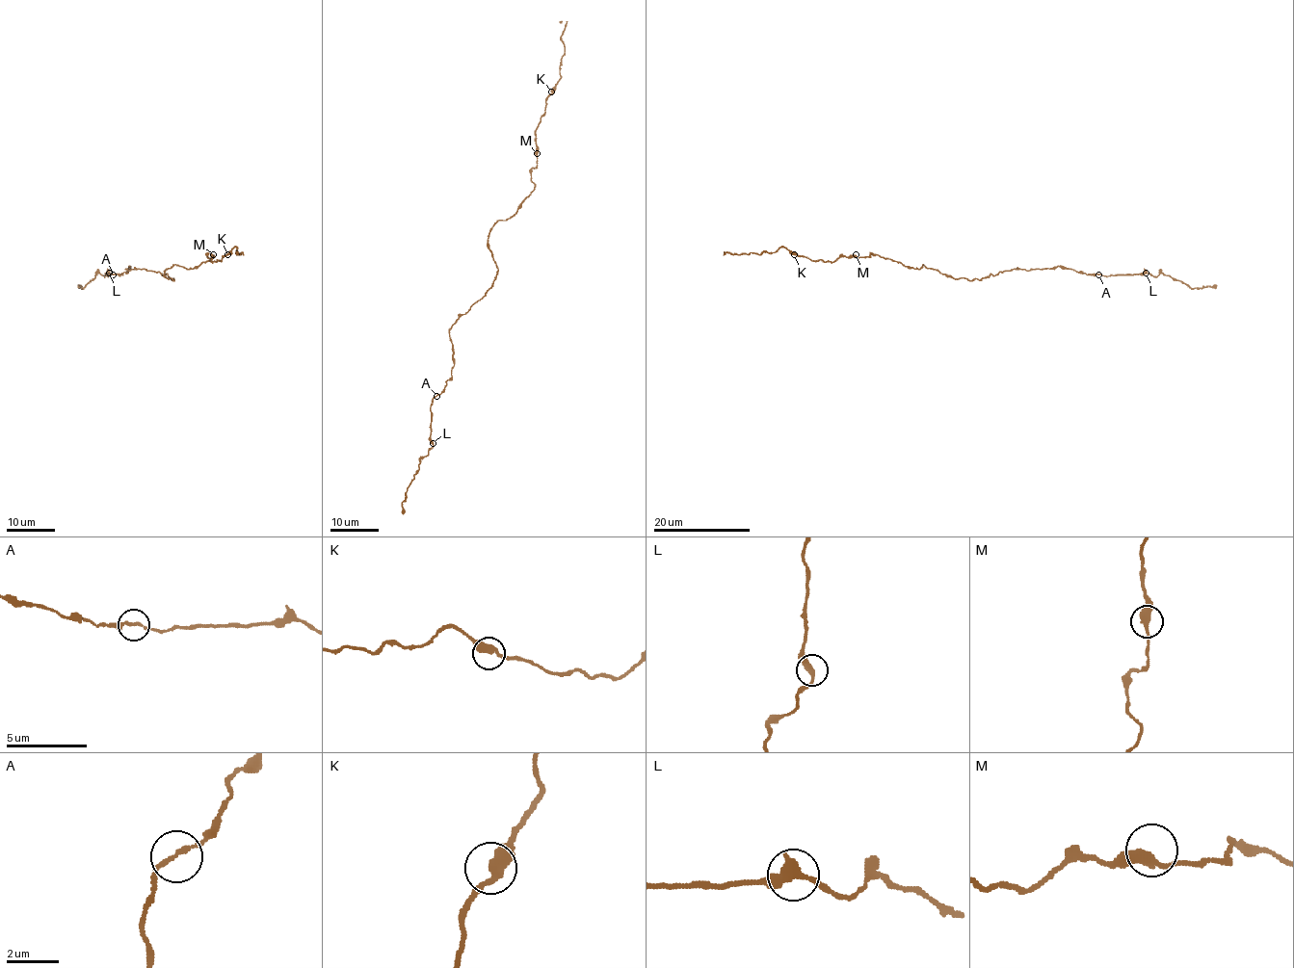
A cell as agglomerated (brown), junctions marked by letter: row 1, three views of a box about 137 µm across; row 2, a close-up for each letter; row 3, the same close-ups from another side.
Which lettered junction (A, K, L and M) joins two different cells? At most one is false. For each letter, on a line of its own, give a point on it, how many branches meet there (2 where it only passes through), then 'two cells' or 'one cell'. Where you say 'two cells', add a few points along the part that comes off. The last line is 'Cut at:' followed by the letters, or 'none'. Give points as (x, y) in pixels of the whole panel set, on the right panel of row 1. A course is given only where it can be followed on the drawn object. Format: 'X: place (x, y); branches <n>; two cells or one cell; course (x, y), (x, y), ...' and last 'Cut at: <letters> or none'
A: place (1098, 274); branches 2; one cell
K: place (794, 254); branches 2; one cell
L: place (1146, 273); branches 2; one cell
M: place (856, 254); branches 2; one cell
Cut at: none

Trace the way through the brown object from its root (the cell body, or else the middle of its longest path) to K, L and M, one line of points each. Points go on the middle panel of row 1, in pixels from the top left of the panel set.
K: (494, 262), (488, 246), (490, 228), (511, 218), (534, 188), (536, 129), (551, 91)
L: (494, 262), (498, 274), (493, 284), (449, 330), (454, 365), (446, 387), (433, 399), (430, 406), (433, 443)
M: (494, 262), (488, 246), (490, 228), (499, 220), (511, 218), (534, 188), (531, 170), (537, 166), (537, 153)

